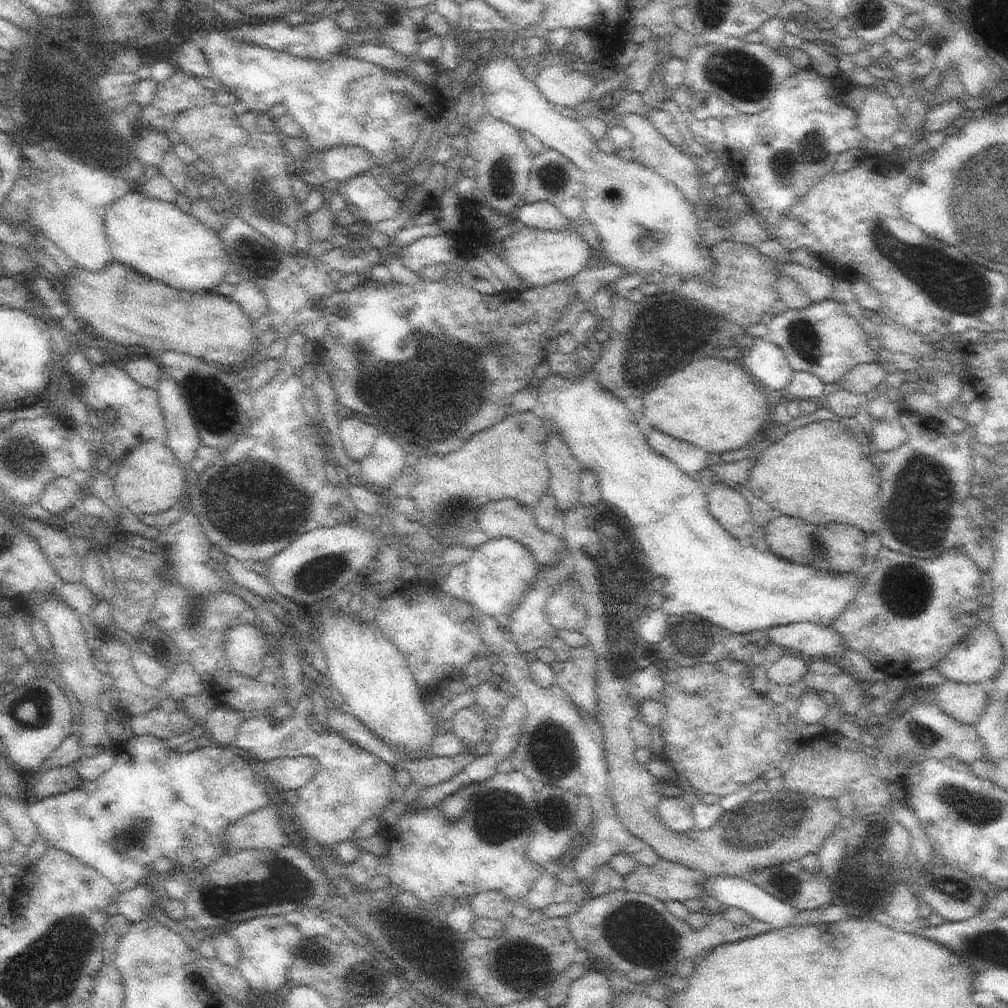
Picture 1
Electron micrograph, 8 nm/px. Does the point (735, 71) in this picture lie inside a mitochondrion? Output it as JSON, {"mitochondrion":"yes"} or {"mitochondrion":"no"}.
{"mitochondrion":"yes"}

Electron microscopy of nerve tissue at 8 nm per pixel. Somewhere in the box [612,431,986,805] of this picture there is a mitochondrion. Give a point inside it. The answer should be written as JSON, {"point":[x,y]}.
{"point":[927,494]}

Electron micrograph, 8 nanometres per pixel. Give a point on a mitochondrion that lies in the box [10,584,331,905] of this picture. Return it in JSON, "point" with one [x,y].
{"point":[35,708]}

